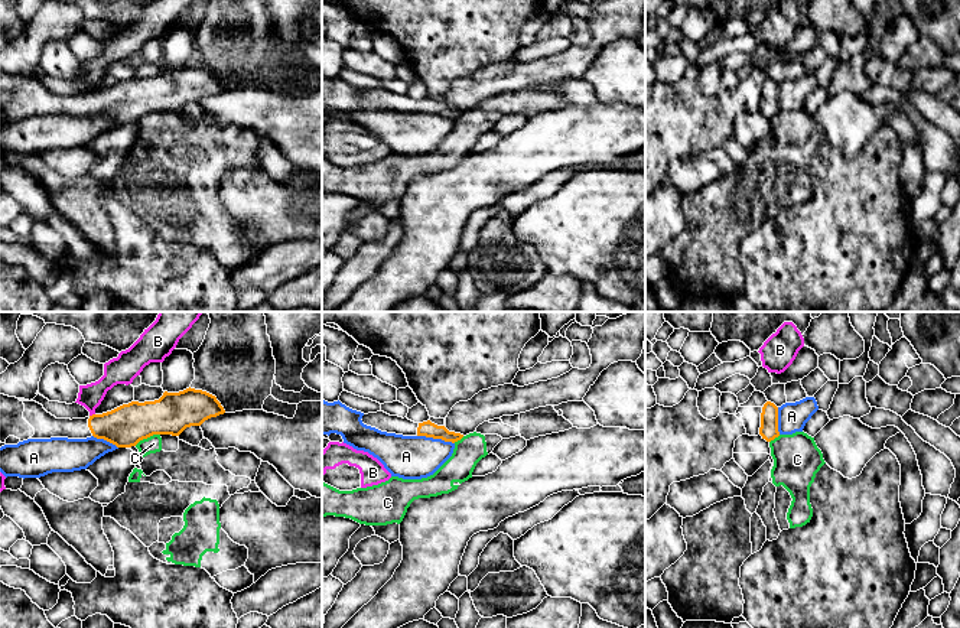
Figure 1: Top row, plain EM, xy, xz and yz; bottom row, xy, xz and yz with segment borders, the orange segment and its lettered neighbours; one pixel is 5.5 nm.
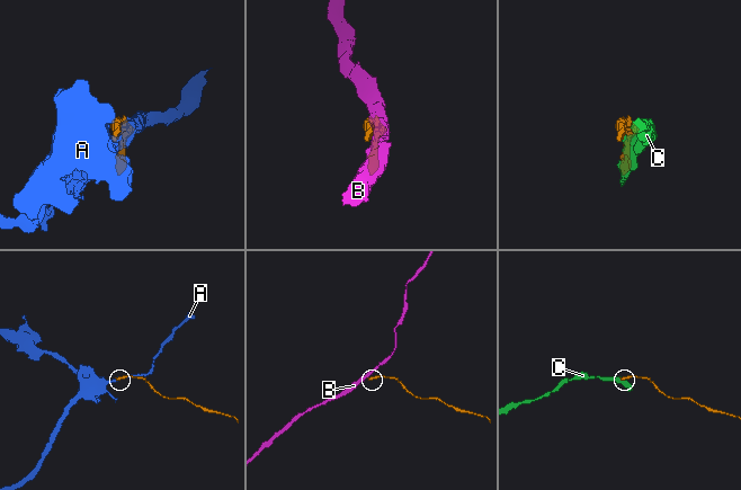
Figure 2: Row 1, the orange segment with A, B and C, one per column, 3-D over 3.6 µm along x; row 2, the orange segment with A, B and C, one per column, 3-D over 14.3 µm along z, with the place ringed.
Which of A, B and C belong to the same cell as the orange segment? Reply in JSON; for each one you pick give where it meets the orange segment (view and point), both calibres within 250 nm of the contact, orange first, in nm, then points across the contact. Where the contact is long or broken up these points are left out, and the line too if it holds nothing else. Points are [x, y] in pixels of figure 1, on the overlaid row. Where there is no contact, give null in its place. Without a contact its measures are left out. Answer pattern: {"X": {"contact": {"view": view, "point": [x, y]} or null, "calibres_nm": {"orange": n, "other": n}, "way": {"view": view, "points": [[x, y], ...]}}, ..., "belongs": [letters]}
{"belongs": []}

